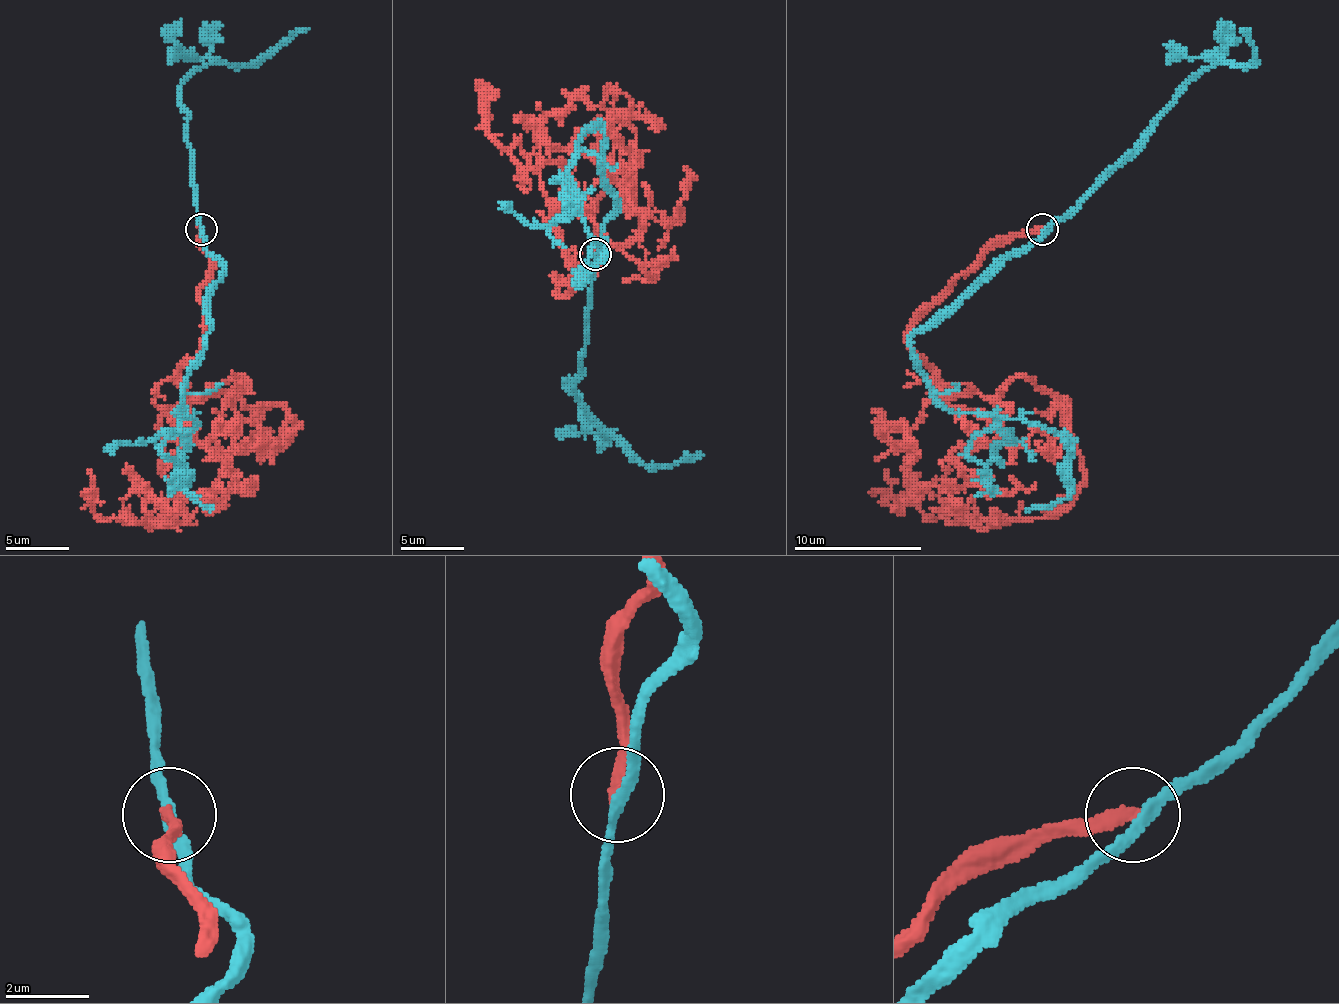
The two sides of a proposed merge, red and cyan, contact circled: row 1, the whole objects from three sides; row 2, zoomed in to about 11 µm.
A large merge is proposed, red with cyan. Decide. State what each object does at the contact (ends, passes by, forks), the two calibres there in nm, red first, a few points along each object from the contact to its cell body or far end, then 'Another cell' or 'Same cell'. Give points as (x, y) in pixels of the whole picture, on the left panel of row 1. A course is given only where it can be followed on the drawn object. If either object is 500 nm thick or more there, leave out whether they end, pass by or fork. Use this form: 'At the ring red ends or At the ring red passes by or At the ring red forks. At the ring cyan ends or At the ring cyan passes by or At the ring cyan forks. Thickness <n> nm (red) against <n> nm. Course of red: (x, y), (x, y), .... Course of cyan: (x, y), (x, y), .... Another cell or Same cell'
At the ring red ends. At the ring cyan passes by. Thickness 280 nm (red) against 260 nm. Course of red: (200, 230), (203, 345), (181, 384), (245, 387), (222, 380), (158, 422), (168, 518), (104, 521), (88, 470). Course of cyan: (200, 230), (222, 278), (209, 294), (200, 361), (174, 412), (197, 422), (184, 444), (187, 496), (213, 508). Another cell

